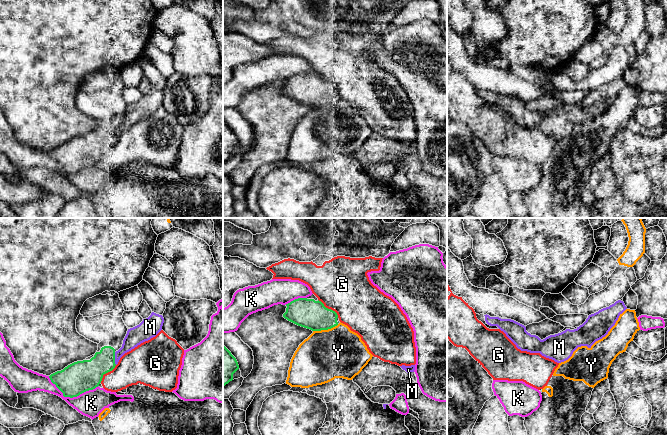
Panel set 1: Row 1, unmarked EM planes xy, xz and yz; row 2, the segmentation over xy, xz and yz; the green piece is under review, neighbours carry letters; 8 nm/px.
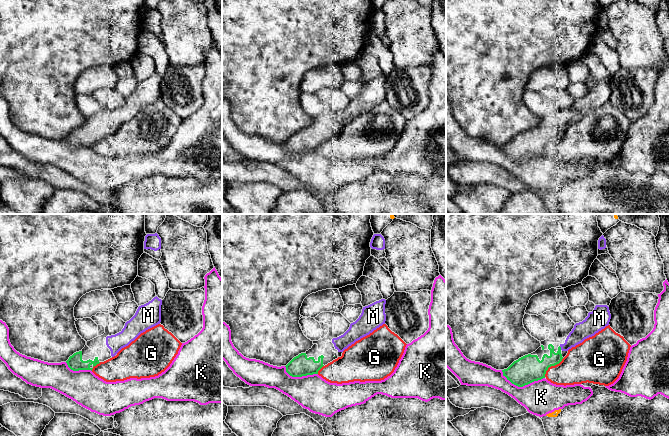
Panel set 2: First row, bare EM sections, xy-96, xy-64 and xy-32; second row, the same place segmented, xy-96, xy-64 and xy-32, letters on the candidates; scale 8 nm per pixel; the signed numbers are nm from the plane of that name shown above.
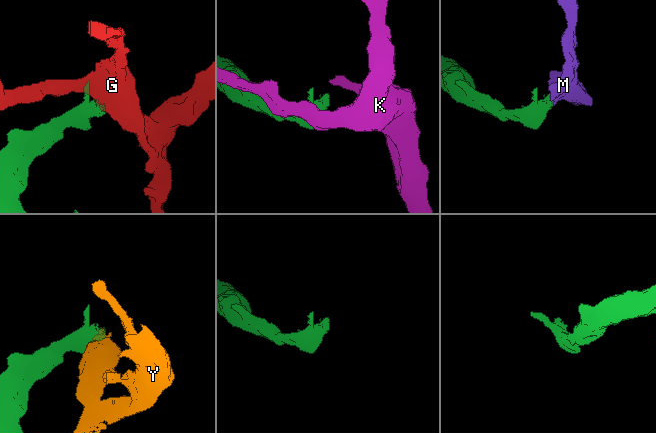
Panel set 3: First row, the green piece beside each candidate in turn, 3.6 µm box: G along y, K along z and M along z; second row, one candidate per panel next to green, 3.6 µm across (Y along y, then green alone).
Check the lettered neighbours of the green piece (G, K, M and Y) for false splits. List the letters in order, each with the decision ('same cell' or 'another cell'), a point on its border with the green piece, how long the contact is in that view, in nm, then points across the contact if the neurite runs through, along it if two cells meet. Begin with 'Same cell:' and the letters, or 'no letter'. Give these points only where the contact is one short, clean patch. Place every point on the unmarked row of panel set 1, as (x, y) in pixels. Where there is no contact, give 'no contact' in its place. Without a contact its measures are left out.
Same cell: M
G: another cell | xz (329, 85) | 220 nm
K: another cell | xy (71, 173) | 420 nm
M: same cell | xy (114, 134) | 110 nm
Y: another cell | xz (325, 105) | 220 nm

